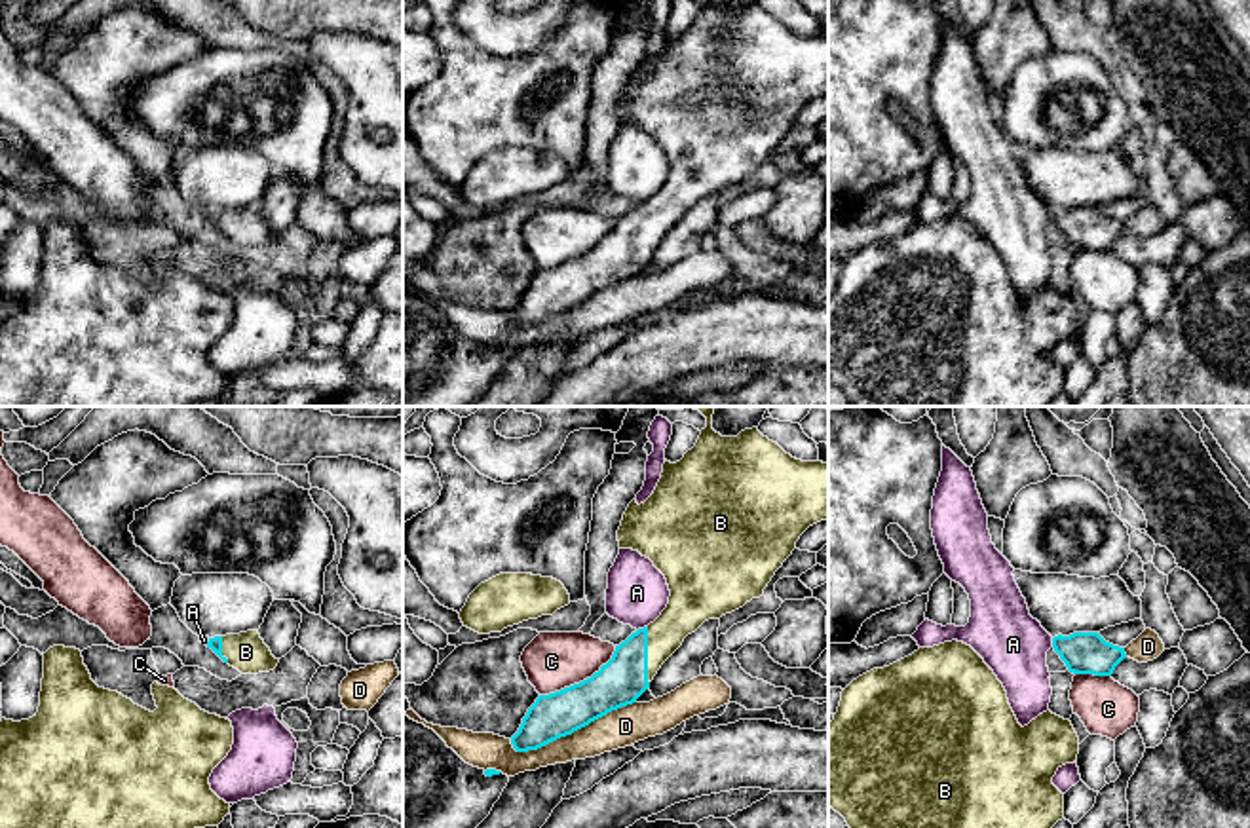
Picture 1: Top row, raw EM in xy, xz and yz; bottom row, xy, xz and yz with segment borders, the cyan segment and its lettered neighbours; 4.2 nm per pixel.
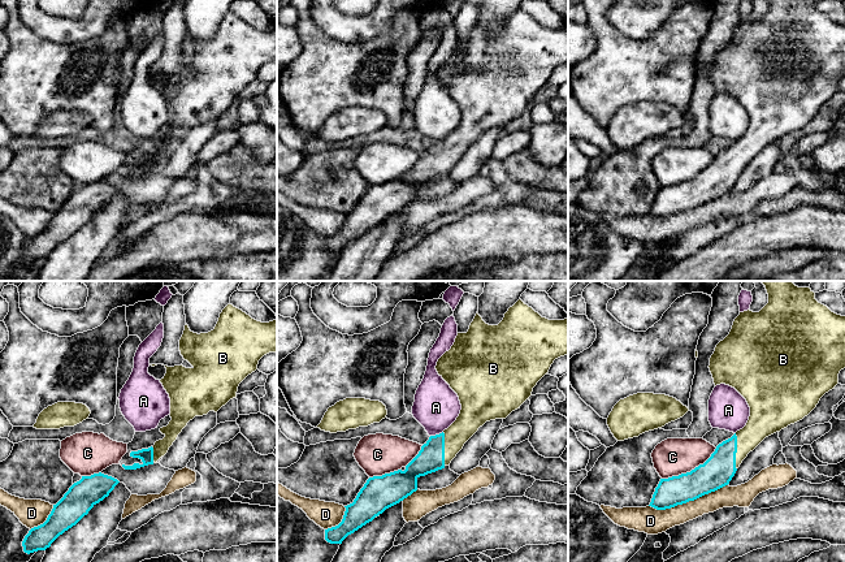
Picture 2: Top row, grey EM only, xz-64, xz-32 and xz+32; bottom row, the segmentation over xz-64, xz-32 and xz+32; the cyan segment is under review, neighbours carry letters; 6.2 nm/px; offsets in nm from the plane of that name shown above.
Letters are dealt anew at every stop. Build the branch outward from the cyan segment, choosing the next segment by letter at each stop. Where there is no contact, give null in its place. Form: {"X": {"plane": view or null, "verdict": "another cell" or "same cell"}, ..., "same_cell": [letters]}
{"A": {"plane": "xz", "verdict": "another cell"}, "B": {"plane": "xz", "verdict": "same cell"}, "C": {"plane": "xz", "verdict": "another cell"}, "D": {"plane": "xz", "verdict": "another cell"}, "same_cell": ["B"]}

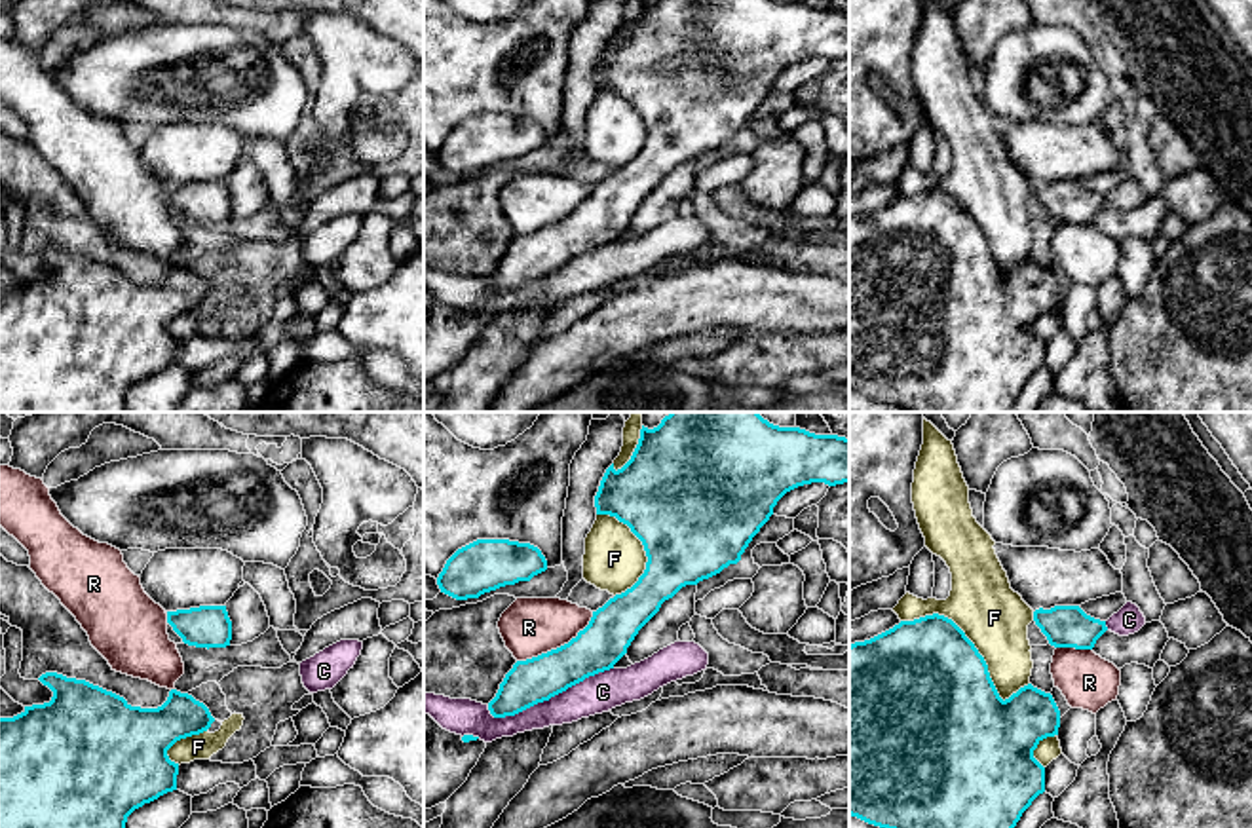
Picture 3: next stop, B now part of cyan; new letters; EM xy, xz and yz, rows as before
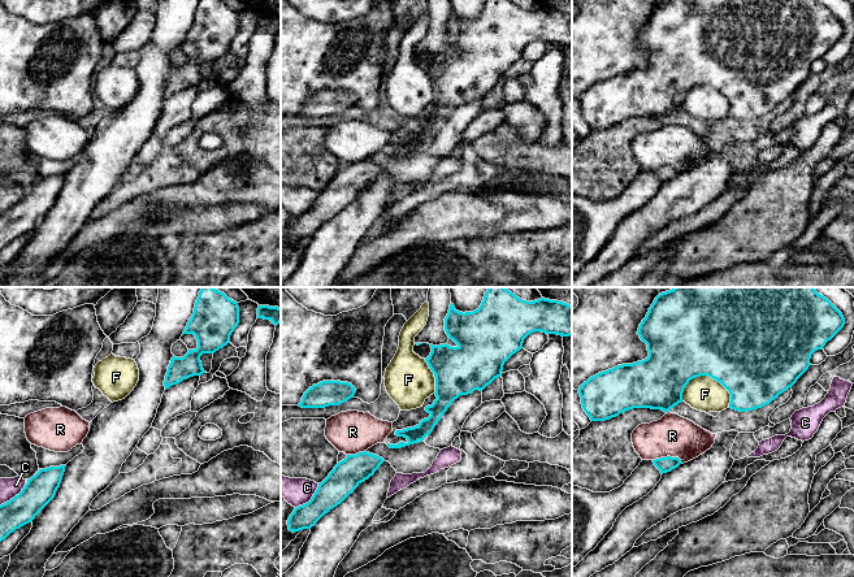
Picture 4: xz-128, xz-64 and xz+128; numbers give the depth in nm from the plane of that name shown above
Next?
{"C": {"plane": "xz", "verdict": "another cell"}, "F": {"plane": "yz", "verdict": "another cell"}, "R": {"plane": "xz", "verdict": "another cell"}, "same_cell": []}

